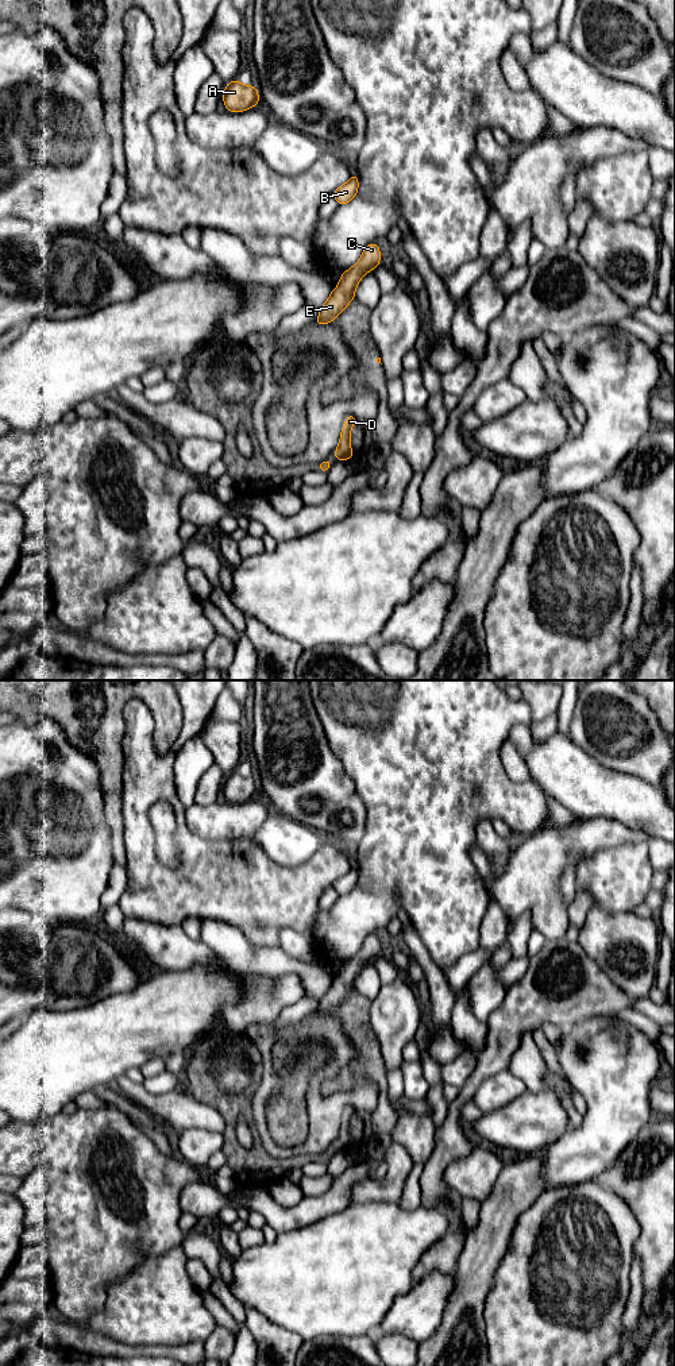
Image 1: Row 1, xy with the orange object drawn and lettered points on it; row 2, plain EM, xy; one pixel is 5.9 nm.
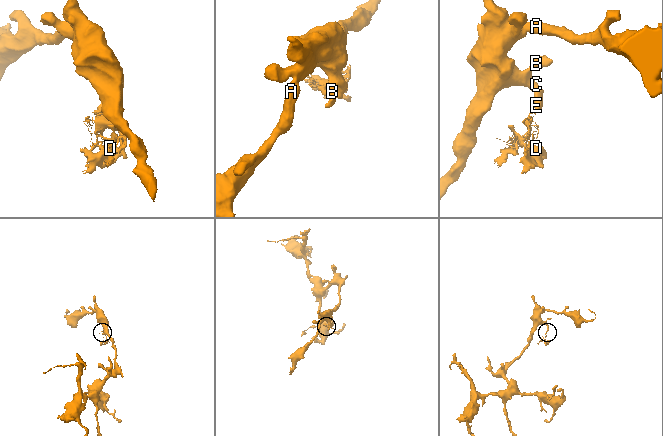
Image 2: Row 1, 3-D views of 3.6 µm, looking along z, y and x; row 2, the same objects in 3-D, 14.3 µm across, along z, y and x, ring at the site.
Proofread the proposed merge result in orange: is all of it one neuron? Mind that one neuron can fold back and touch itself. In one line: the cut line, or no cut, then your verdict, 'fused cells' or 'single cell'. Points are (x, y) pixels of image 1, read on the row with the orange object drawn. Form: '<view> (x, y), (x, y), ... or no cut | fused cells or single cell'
xy (319, 317), (330, 321) | fused cells

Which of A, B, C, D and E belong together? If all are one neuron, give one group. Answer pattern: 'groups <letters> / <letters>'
groups A B C E / D

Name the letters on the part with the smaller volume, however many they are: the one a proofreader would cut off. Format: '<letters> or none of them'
D

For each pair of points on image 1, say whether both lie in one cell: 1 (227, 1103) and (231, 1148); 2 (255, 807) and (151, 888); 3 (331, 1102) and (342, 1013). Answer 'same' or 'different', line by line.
1: same
2: different
3: different

